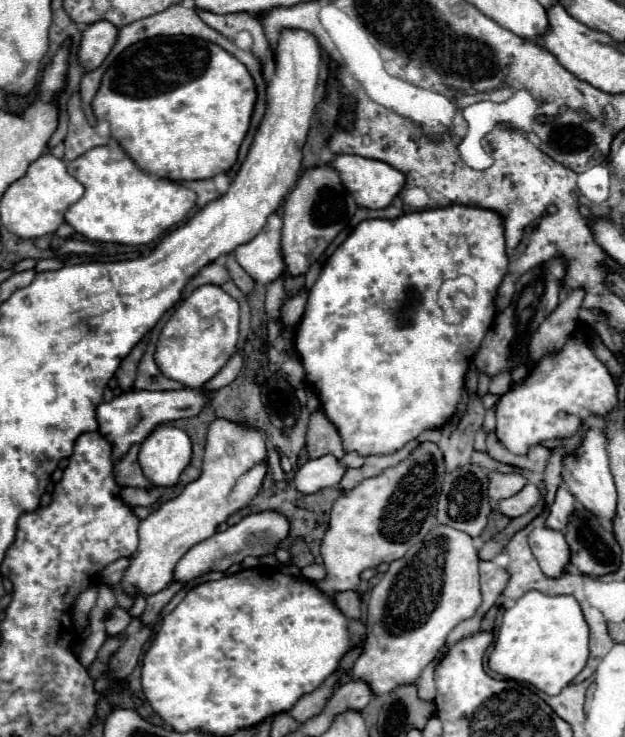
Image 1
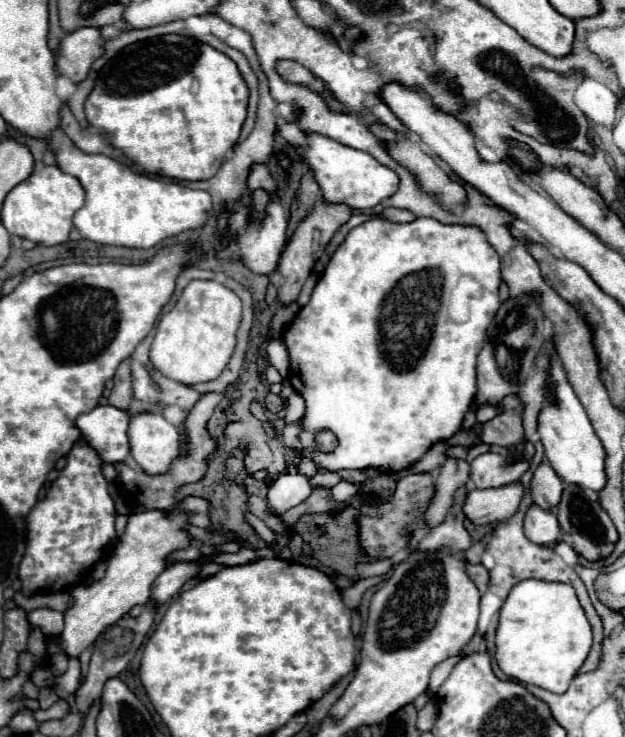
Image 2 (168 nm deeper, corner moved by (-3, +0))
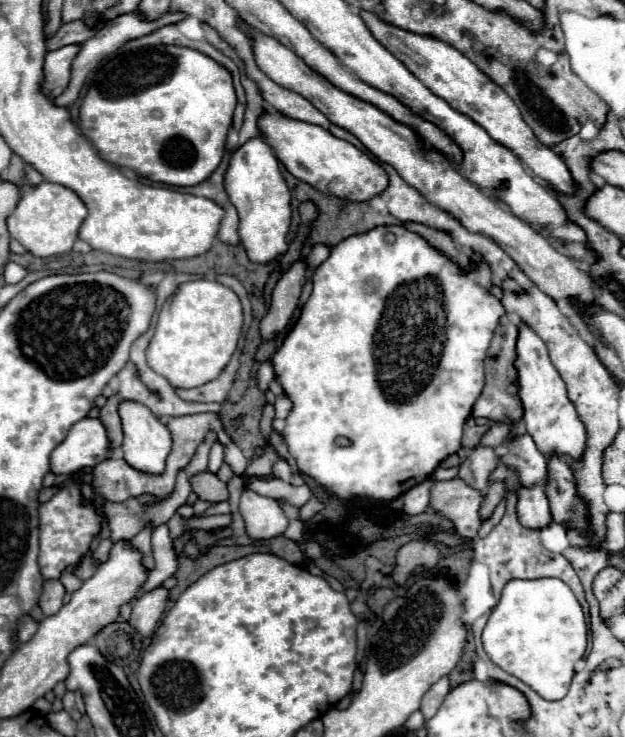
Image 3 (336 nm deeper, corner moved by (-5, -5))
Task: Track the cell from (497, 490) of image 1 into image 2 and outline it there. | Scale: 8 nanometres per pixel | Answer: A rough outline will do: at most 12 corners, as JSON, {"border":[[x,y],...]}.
{"border":[[488,451],[470,463],[476,489],[516,483],[526,461],[510,465]]}

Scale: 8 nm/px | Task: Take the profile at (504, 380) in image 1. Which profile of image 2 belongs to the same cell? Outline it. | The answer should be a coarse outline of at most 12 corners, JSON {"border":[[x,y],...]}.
{"border":[[512,395],[502,413],[478,431],[482,443],[522,451],[522,401]]}

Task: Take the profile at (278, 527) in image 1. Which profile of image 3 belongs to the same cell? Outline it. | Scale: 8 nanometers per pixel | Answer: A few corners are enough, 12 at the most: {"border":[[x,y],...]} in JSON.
{"border":[[158,586],[132,602],[130,626],[150,636],[170,600]]}

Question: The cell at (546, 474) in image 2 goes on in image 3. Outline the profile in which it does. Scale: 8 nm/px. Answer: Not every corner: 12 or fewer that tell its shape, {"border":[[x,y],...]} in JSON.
{"border":[[518,434],[502,460],[522,486],[548,482],[548,462],[530,434]]}

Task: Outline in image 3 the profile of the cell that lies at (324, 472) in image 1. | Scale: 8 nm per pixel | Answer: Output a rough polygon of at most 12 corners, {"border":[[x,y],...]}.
{"border":[[244,490],[238,510],[248,536],[268,540],[288,528],[282,500]]}

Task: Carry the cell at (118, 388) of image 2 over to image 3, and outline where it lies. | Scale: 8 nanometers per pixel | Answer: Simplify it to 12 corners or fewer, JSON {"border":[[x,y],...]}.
{"border":[[108,398],[100,420],[108,430],[112,448],[122,444],[122,422],[118,416],[122,398]]}

